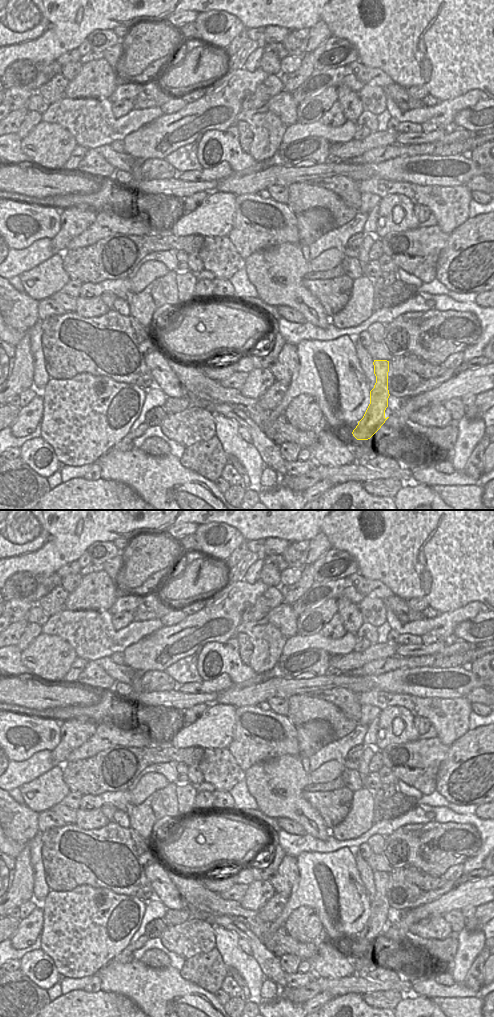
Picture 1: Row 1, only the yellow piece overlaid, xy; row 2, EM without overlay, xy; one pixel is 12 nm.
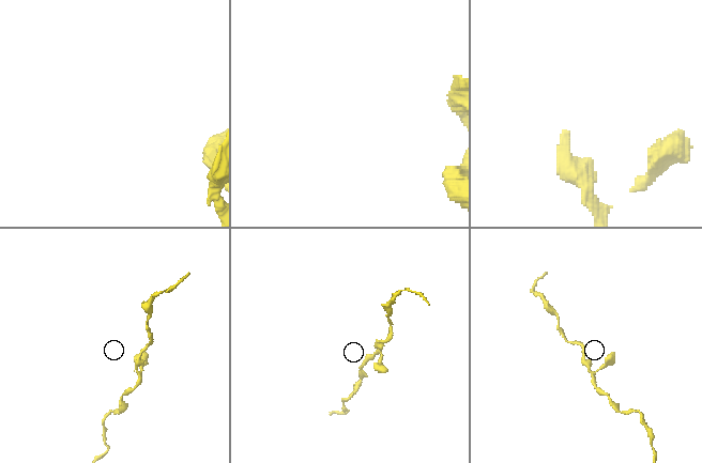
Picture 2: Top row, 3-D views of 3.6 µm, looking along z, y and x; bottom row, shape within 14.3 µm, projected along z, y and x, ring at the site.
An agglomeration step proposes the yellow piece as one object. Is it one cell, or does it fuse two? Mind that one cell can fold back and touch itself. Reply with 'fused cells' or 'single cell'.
single cell

